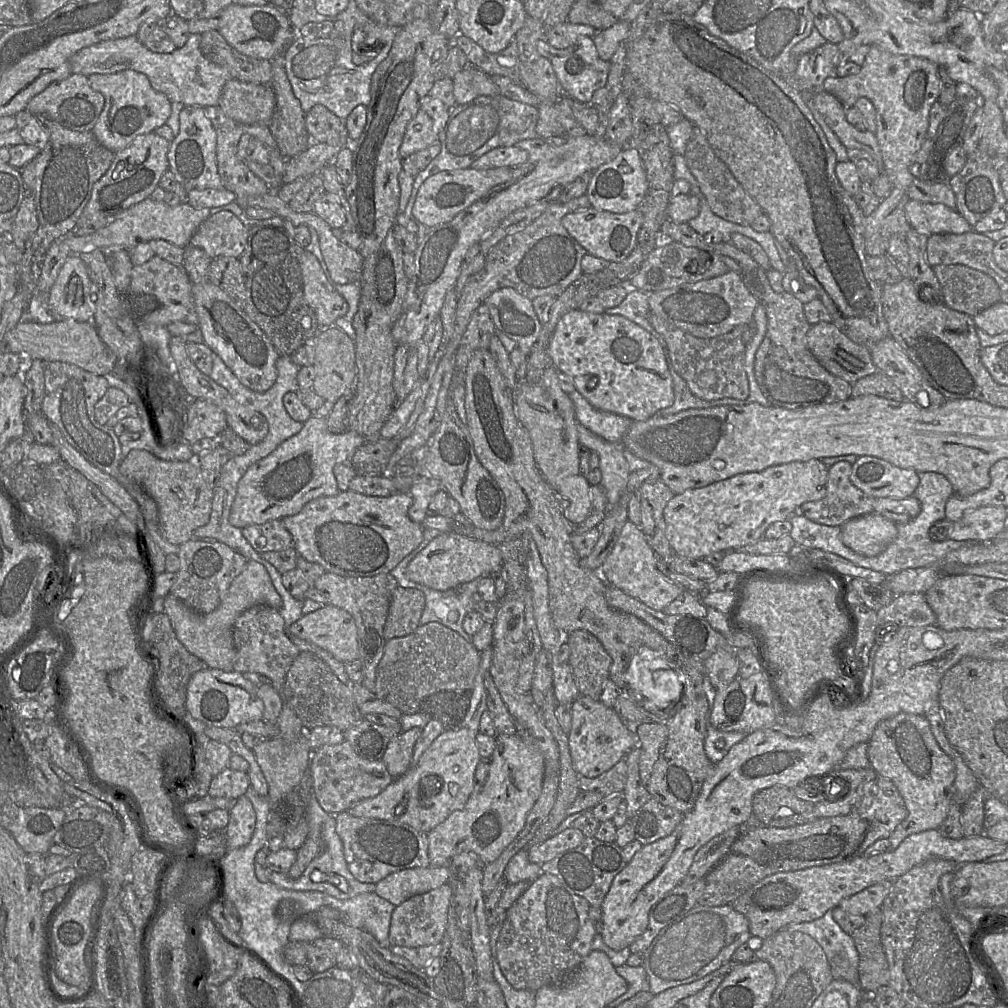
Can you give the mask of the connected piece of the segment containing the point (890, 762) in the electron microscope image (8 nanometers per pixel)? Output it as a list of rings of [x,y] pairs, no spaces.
[[[901,712],[880,721],[868,741],[867,756],[878,777],[889,779],[897,787],[908,811],[907,817],[888,837],[889,851],[895,850],[911,834],[938,829],[946,819],[951,801],[954,800],[955,766],[952,759],[939,747],[926,717]]]

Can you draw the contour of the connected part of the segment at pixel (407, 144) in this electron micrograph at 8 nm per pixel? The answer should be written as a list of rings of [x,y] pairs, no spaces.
[[[419,109],[407,124],[399,154],[404,159],[410,154],[429,147],[437,139],[438,133],[434,130],[432,119]]]

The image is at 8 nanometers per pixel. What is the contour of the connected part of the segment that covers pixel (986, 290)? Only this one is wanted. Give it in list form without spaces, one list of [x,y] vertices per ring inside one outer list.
[[[964,265],[932,267],[942,289],[942,302],[949,308],[975,316],[1000,302],[1000,289],[993,278]]]

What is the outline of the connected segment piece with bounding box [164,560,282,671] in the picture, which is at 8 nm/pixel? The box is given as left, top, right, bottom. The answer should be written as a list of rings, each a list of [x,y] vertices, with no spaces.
[[[248,560],[243,571],[232,581],[220,605],[211,613],[198,613],[170,593],[164,598],[164,613],[169,617],[176,637],[190,653],[206,662],[209,668],[232,671],[236,657],[234,623],[241,613],[256,605],[280,610],[282,599],[265,567],[254,560]]]

